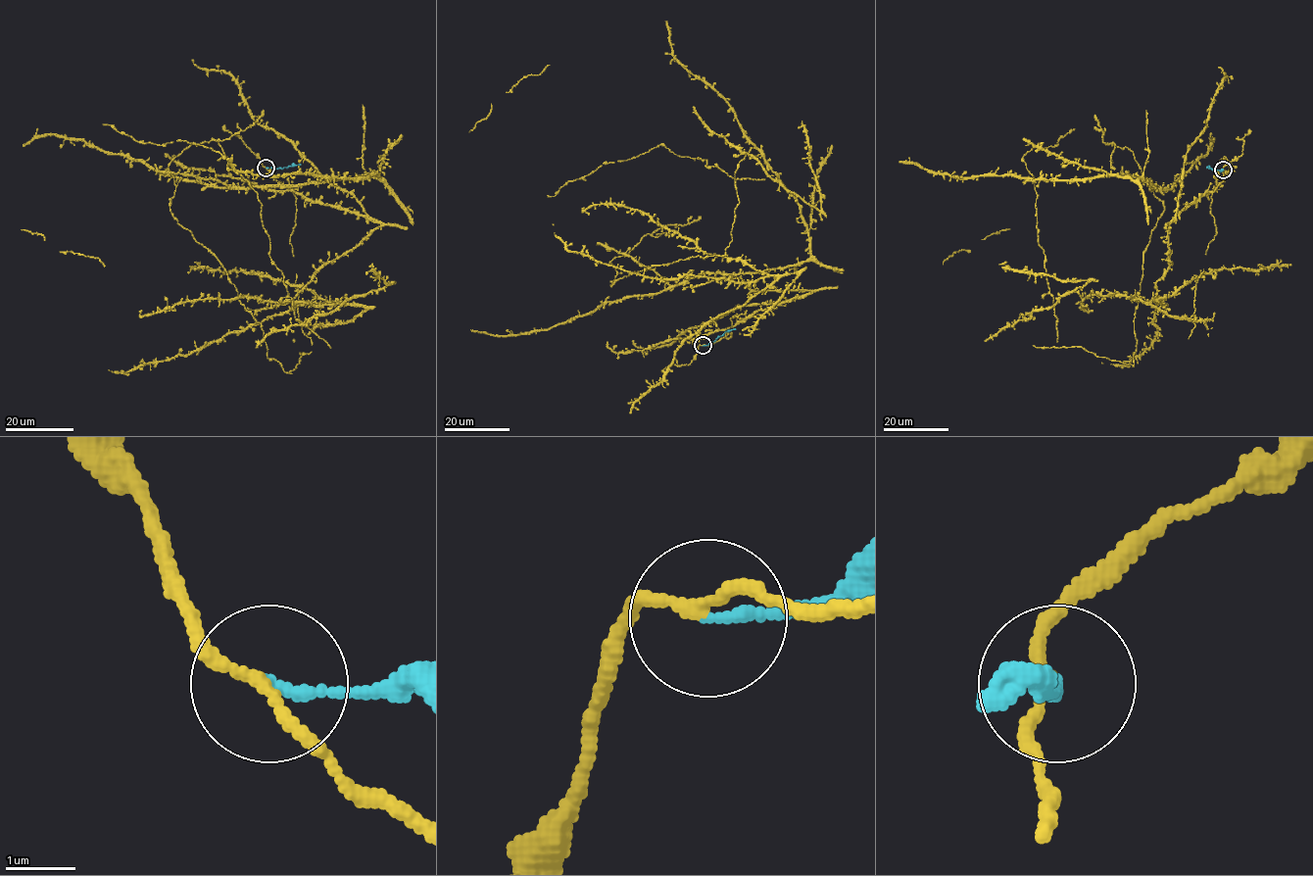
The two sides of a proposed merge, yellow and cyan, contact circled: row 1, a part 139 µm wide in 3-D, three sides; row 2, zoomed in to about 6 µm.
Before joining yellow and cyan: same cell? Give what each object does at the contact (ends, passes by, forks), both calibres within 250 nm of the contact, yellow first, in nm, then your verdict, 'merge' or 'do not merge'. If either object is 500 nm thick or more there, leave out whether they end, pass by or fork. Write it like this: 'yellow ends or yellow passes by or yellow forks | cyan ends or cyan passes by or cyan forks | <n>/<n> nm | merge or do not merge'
yellow passes by | cyan ends | 150/150 nm | do not merge

